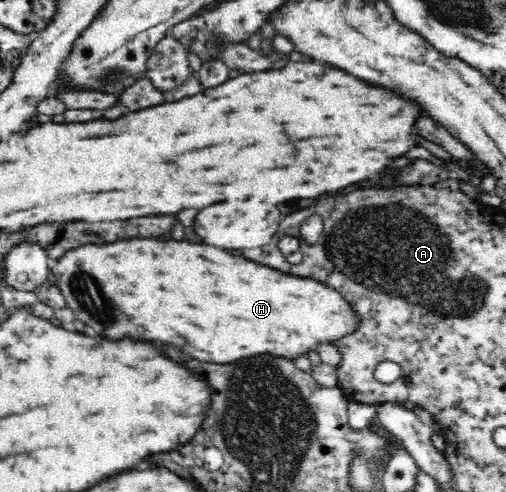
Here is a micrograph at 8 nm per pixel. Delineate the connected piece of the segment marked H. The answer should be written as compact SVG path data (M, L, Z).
M133 238L103 246L79 246L51 262L48 278L55 281L76 320L91 326L97 336L107 336L111 340L161 340L175 344L201 362L213 364L231 364L257 354L275 354L295 360L297 356L317 350L319 344L337 342L360 326L355 309L343 300L340 292L314 278L281 274L279 270L233 256L221 248L189 244L185 240L163 242L155 238Z

